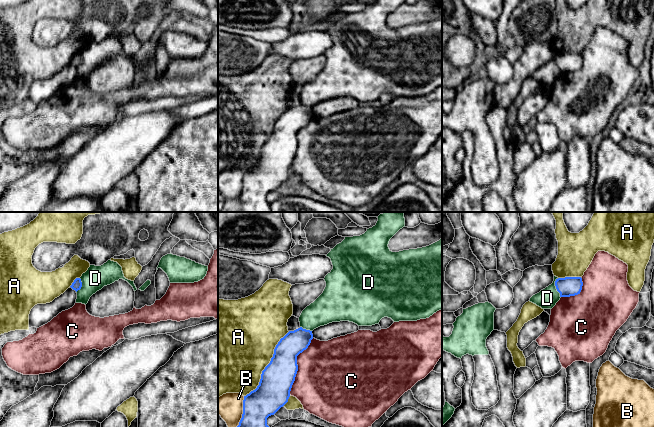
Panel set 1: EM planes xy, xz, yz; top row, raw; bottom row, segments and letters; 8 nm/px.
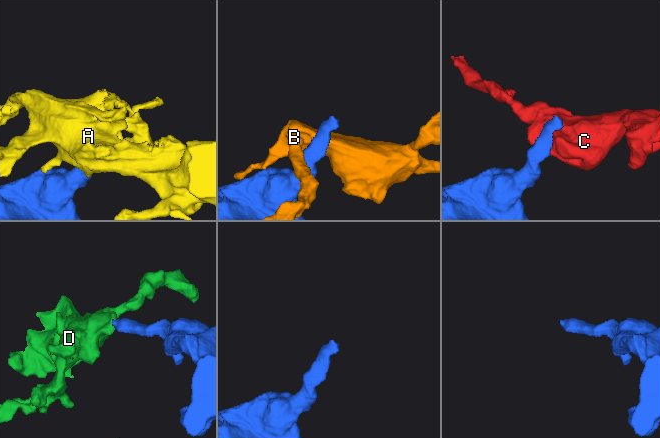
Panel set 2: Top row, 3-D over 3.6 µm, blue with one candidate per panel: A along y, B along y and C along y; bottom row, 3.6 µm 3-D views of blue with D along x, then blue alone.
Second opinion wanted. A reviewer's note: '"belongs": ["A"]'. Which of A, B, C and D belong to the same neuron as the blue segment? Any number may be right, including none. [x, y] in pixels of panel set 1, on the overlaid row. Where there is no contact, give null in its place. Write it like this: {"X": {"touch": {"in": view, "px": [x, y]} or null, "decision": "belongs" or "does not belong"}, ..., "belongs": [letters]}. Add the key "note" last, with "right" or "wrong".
{"A": {"touch": {"in": "xz", "px": [267, 365]}, "decision": "does not belong"}, "B": {"touch": {"in": "xz", "px": [243, 411]}, "decision": "does not belong"}, "C": {"touch": {"in": "xz", "px": [297, 366]}, "decision": "does not belong"}, "D": {"touch": {"in": "yz", "px": [556, 288]}, "decision": "does not belong"}, "belongs": [], "note": "wrong"}

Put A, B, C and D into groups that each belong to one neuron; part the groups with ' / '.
A / B / C / D

